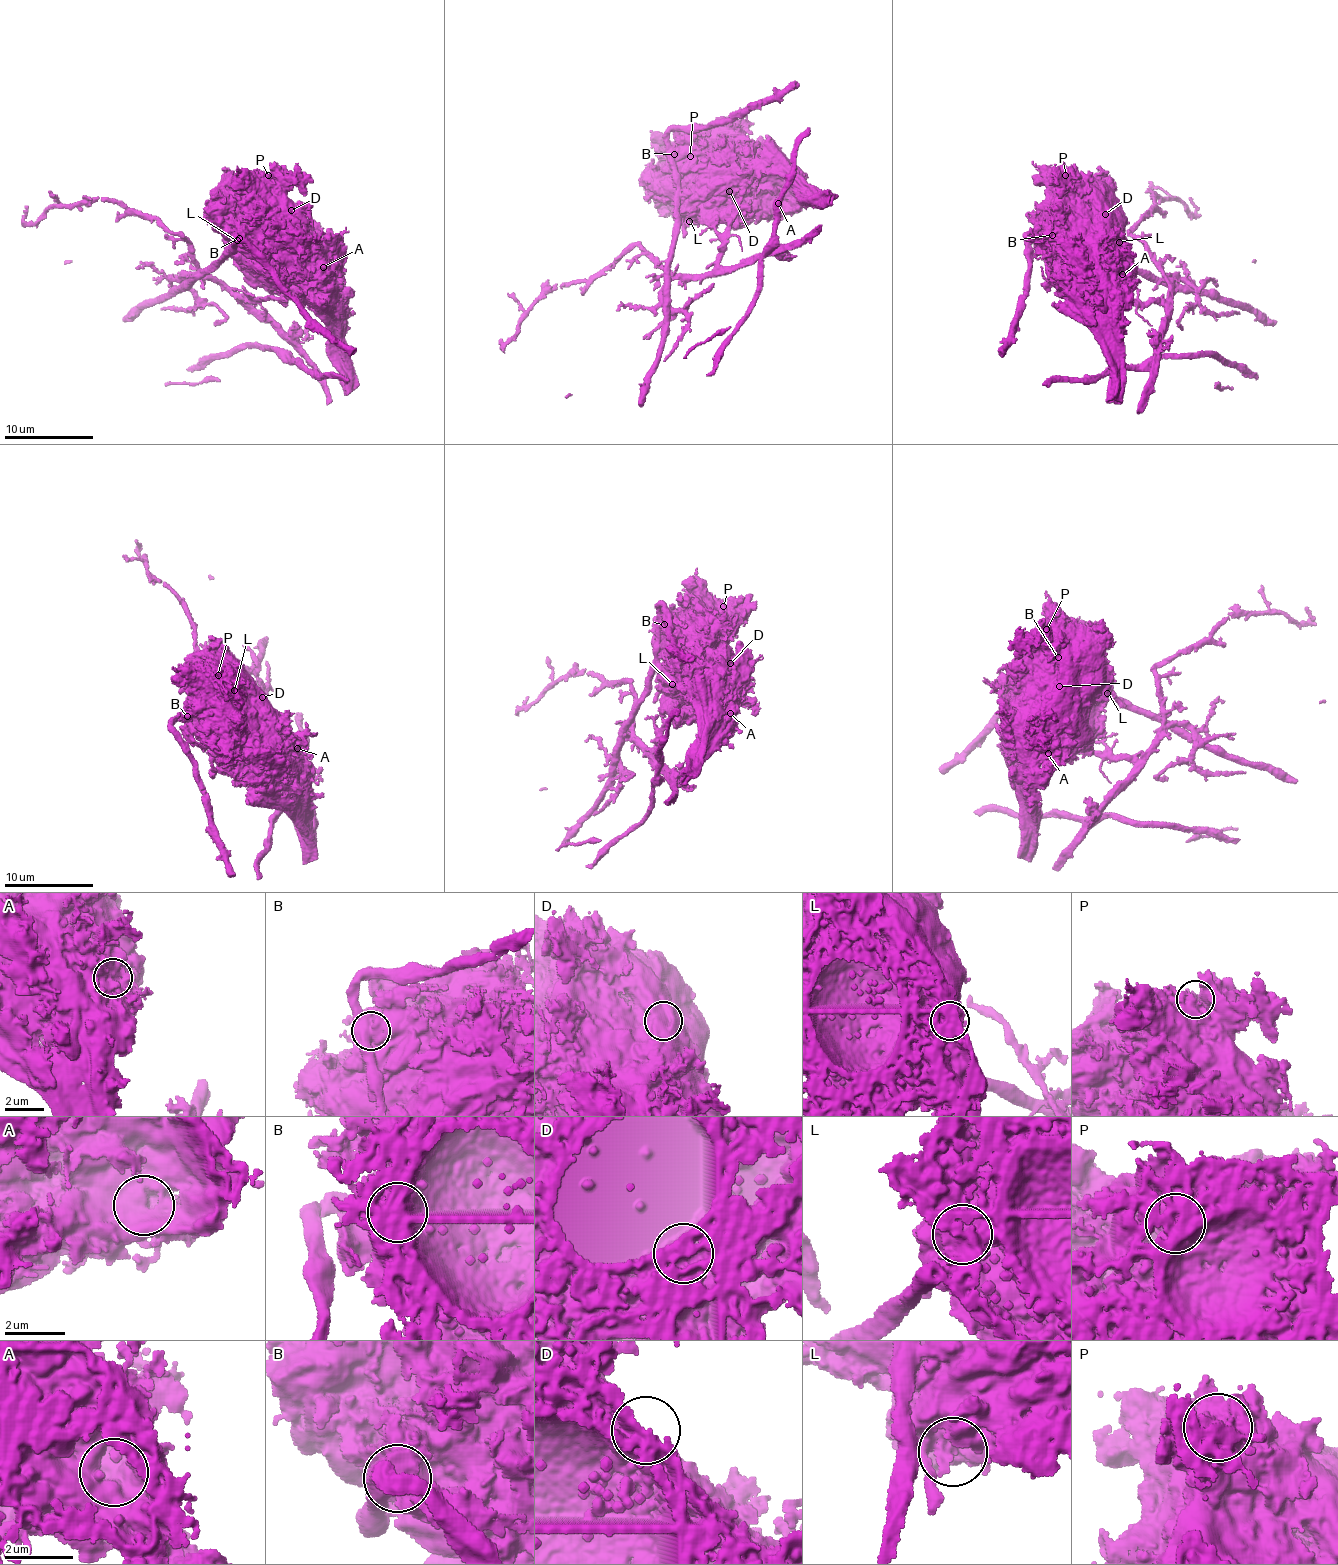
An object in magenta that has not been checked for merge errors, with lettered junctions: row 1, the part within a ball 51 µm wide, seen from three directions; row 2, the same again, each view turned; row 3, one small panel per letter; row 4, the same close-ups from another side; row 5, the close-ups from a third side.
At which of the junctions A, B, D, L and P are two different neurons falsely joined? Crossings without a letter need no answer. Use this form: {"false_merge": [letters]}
{"false_merge": ["B"]}

